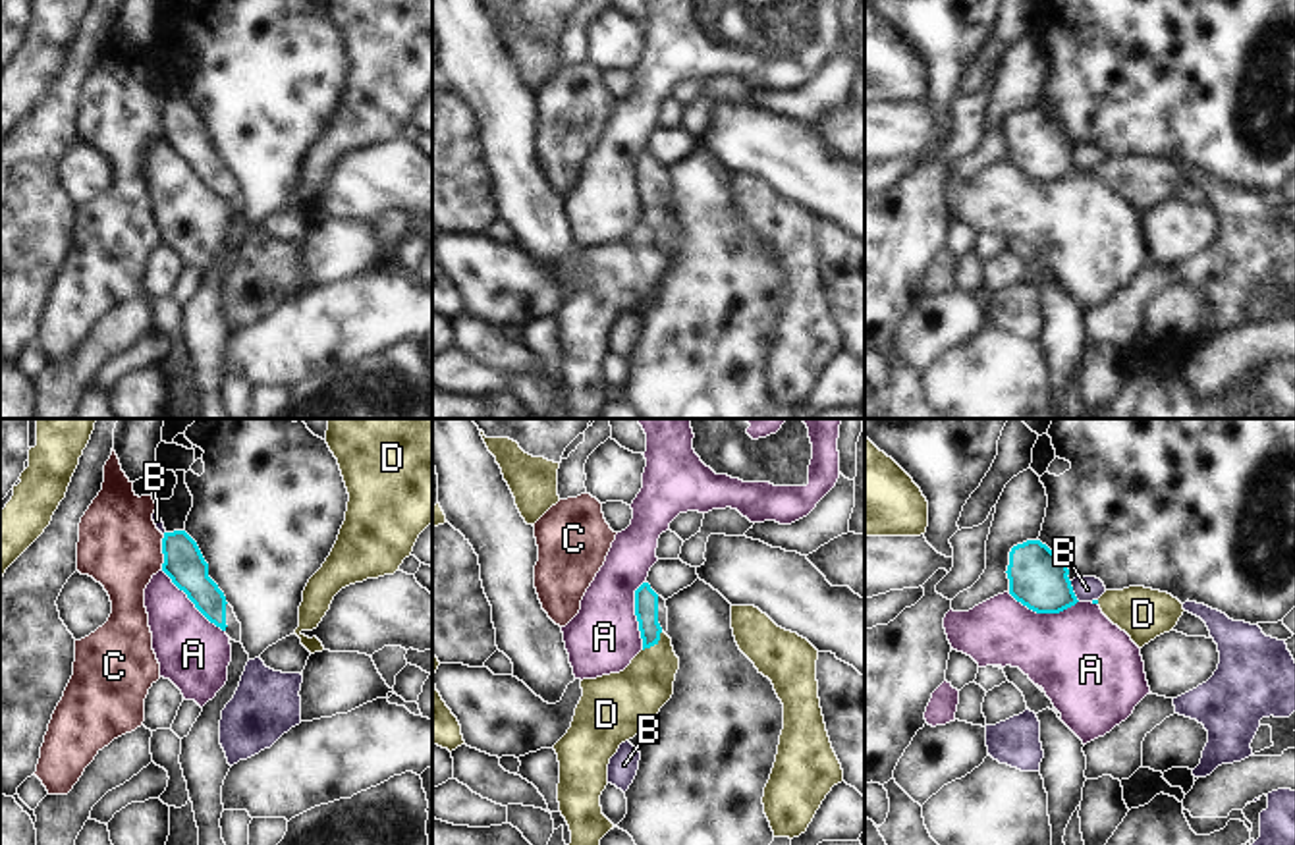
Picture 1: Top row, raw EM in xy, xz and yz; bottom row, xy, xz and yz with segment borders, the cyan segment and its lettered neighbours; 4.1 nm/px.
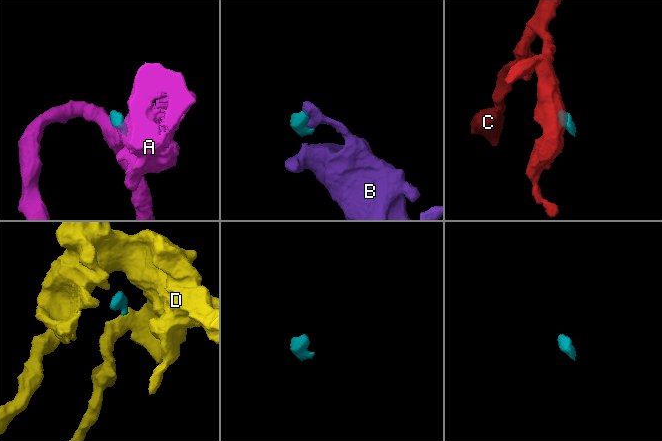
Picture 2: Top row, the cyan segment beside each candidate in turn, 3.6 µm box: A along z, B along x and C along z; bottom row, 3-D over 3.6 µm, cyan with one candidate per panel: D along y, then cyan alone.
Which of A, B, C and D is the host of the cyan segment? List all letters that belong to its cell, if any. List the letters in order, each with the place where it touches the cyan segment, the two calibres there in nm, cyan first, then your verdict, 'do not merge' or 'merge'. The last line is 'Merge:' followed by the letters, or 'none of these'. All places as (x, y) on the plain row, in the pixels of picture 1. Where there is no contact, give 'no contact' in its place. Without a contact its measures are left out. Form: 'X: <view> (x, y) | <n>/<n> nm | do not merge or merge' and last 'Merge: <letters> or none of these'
A: xy (192, 168) | 170/300 nm | do not merge
B: yz (1072, 159) | 240/110 nm | do not merge
C: xy (163, 120) | 170/340 nm | do not merge
D: xz (655, 211) | 100/240 nm | merge
Merge: D

